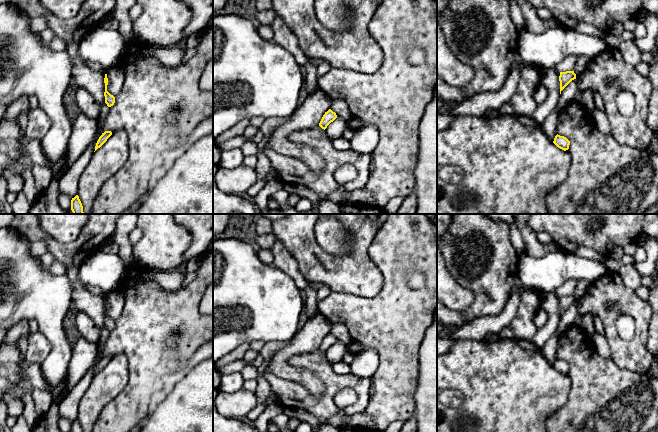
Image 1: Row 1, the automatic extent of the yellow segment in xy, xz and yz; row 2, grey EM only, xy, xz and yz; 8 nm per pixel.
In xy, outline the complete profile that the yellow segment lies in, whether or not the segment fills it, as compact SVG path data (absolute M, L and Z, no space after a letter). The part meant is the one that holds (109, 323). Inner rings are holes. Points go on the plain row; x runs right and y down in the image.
M105 298L104 307L105 307L105 316L104 316L105 327L107 328L108 331L111 331L115 327L115 321L107 315L107 309L108 309L107 298Z

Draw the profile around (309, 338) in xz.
M319 313L307 320L290 342L272 357L267 366L268 370L282 380L305 386L314 397L318 398L324 391L322 380L307 369L292 366L288 361L294 356L319 350L323 339L331 331L331 325L332 323Z

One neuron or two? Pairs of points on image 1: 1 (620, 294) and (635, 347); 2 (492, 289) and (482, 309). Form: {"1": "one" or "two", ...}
{"1": "one", "2": "one"}

